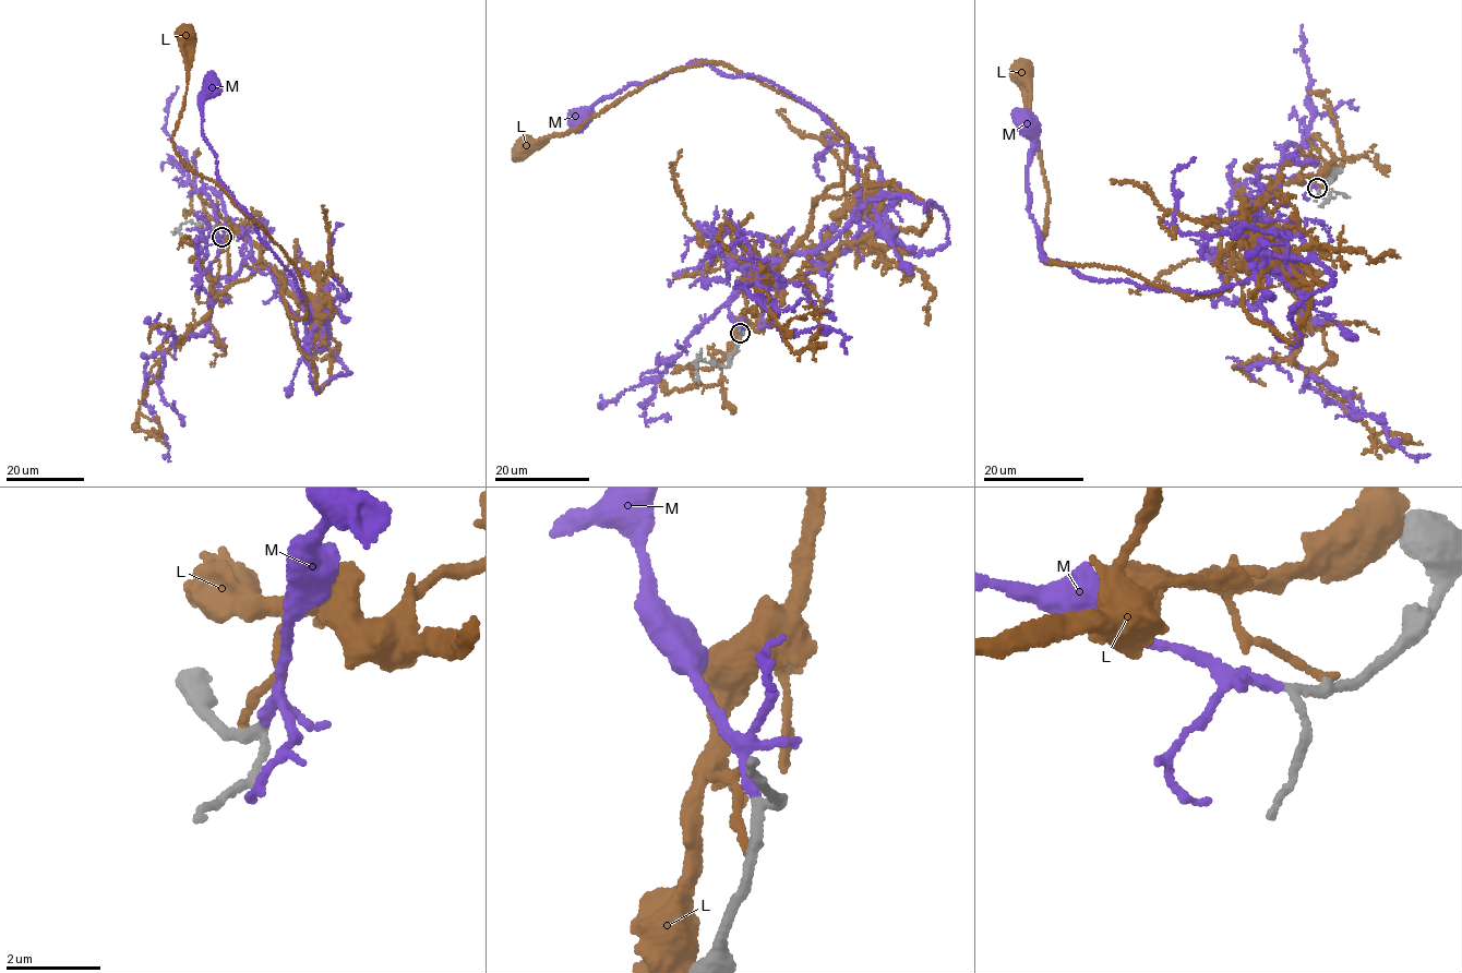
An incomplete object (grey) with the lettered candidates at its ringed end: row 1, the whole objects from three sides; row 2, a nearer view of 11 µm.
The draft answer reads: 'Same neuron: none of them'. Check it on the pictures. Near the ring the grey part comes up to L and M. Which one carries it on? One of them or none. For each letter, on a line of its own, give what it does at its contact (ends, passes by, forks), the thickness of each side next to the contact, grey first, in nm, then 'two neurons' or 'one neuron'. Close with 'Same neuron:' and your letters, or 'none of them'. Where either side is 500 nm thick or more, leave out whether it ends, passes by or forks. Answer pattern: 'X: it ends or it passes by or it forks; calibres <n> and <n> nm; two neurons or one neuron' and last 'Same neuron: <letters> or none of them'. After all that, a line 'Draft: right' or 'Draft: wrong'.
L: it ends; calibres 200 and 170 nm; two neurons
M: it ends; calibres 190 and 240 nm; one neuron
Same neuron: M
Draft: wrong

